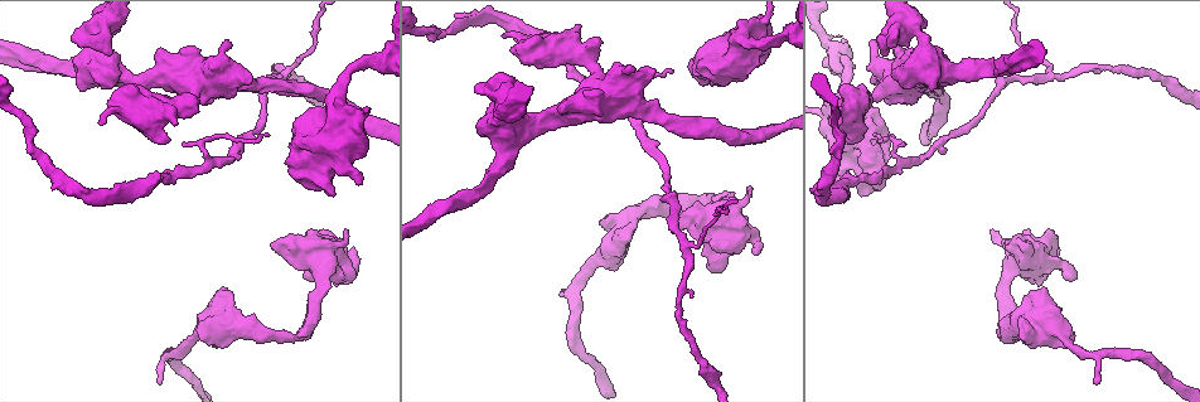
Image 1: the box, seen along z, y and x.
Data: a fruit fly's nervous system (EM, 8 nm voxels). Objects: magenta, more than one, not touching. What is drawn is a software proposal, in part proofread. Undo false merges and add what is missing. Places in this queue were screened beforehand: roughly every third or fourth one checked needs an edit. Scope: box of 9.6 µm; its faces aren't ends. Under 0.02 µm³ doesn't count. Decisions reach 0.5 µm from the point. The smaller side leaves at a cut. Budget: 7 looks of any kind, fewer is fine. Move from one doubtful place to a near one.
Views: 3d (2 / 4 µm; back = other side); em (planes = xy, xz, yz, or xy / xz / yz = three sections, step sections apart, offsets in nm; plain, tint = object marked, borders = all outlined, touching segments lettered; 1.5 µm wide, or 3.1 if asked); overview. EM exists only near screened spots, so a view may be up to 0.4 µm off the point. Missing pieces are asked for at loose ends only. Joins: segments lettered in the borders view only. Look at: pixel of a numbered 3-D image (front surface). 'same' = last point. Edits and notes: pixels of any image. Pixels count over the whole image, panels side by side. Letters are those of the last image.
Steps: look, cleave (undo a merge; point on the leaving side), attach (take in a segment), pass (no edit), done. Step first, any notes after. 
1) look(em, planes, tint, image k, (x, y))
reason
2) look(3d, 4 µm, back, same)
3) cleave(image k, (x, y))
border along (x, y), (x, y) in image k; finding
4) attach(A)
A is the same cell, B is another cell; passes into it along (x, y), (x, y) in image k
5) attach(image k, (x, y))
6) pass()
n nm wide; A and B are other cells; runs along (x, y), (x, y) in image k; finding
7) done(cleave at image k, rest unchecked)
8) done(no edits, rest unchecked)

look(em, xy, step 4, borders, image 1, (186, 146))
an open end

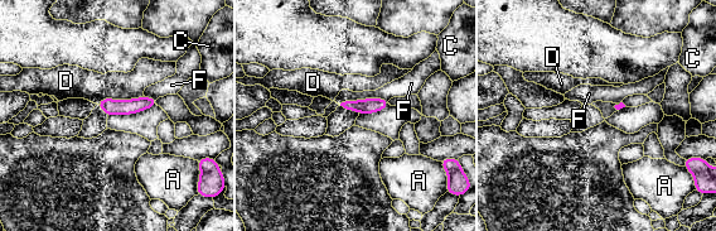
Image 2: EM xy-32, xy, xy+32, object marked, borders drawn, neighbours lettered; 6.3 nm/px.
pass()
F touches over 320 nm; A, C, D and F are other cells; runs along (154, 101), (134, 106), (101, 104) in image 2; no lettered segment goes on from it

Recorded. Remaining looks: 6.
look(em, planes, borders, image 1, (284, 75))
sharp bend

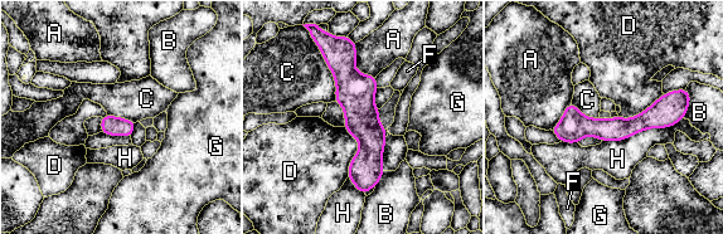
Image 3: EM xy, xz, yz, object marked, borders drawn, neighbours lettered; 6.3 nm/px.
pass()
A, B, C, D, F, G and H are other cells; runs along (349, 47), (367, 128), (364, 189) in image 3; all the same cell

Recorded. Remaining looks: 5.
look(3d, 4 µm, image 1, (186, 345))
thick turns thin

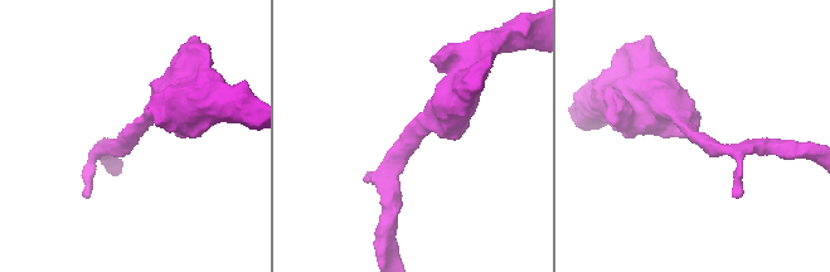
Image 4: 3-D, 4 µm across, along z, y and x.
look(em, planes, plain, image 4, (693, 133))
arms of 200, 500 nm; now the EM

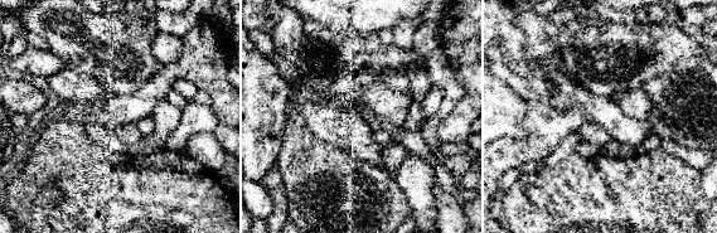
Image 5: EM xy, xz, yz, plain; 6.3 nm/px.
look(em, planes, borders, same)
what lies round it

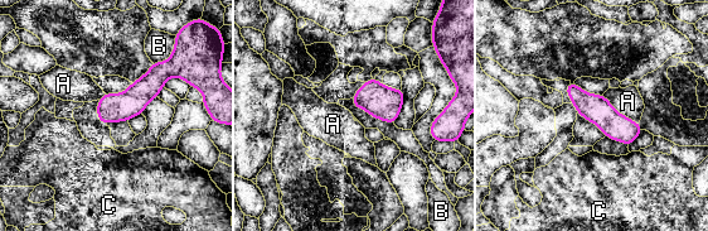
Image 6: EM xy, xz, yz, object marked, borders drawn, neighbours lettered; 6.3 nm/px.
pass()
A, B and C are other cells; all the same cell

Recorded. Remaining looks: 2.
done(no edits, rest unchecked)

